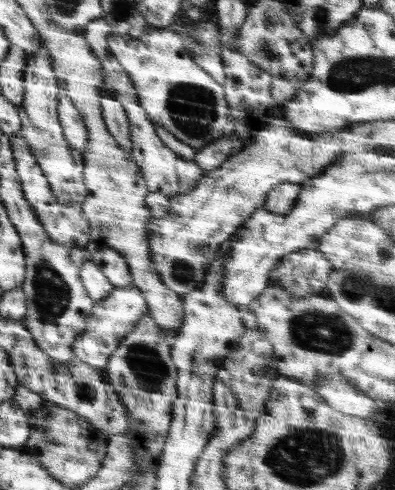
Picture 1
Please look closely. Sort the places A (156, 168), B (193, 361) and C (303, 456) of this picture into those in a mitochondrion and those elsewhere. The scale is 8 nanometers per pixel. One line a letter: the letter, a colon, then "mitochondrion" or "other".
A: other
B: mitochondrion
C: mitochondrion

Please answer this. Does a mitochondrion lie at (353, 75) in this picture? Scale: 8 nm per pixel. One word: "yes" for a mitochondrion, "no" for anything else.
yes

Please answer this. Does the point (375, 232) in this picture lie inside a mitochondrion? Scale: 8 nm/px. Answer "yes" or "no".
no

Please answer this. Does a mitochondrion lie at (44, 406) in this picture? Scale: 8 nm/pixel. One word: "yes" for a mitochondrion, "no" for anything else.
no

